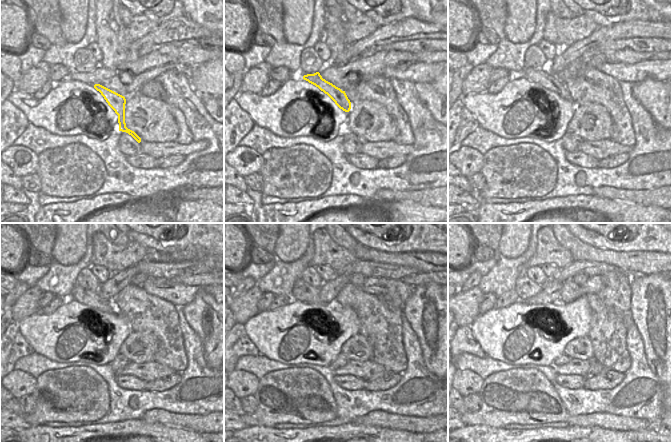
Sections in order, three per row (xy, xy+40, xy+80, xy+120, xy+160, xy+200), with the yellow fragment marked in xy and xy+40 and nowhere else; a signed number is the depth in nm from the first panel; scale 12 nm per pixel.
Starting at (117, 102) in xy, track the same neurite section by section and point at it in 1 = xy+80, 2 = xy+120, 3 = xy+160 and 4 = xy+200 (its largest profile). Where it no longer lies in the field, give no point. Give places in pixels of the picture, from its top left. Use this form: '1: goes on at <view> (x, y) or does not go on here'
1: goes on at xy+80 (545, 78)
2: goes on at xy+120 (89, 298)
3: goes on at xy+160 (303, 292)
4: goes on at xy+200 (525, 288)

